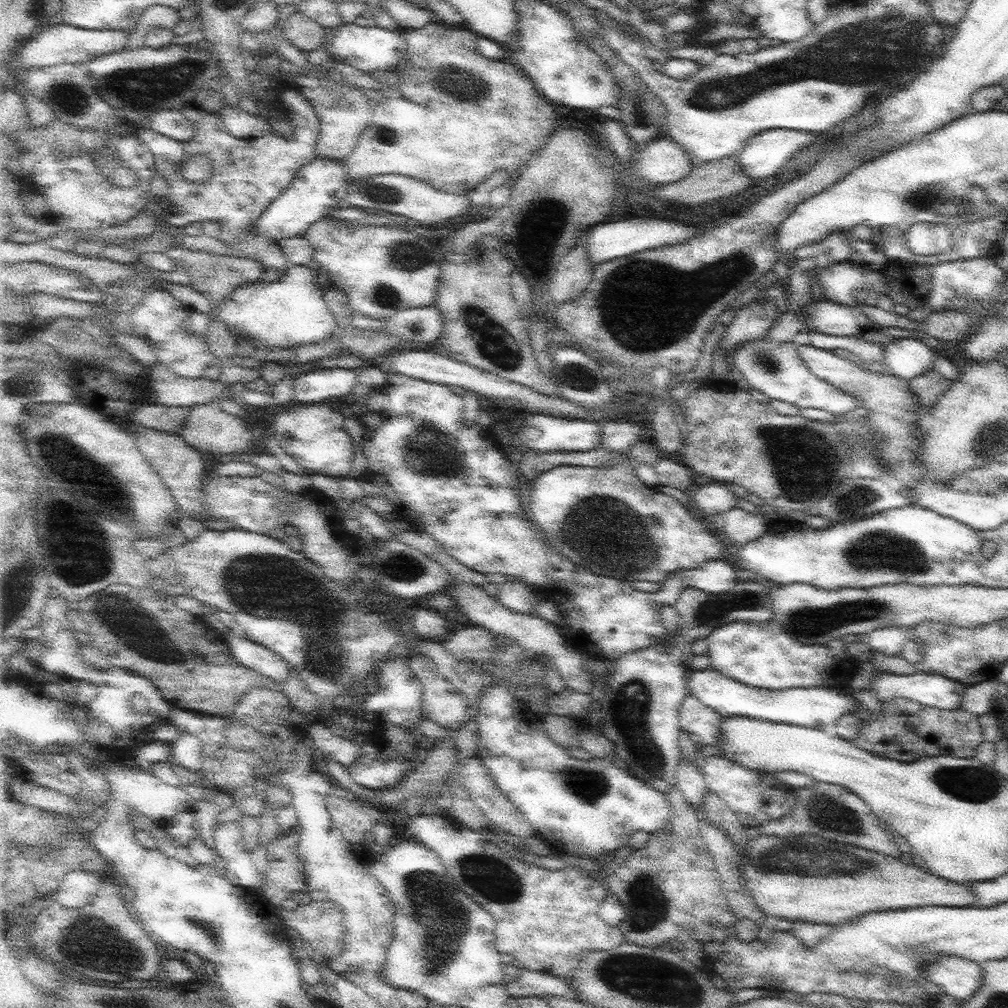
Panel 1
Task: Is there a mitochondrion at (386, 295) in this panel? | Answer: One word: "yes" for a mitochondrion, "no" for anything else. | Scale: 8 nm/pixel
yes

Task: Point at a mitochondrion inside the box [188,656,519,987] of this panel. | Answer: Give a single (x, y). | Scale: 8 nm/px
(441, 938)

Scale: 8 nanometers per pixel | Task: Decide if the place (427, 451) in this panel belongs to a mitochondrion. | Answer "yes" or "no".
yes

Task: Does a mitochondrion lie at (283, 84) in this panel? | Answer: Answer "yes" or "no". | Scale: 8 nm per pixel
no

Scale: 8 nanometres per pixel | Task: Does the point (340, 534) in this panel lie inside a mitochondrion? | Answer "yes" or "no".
no

